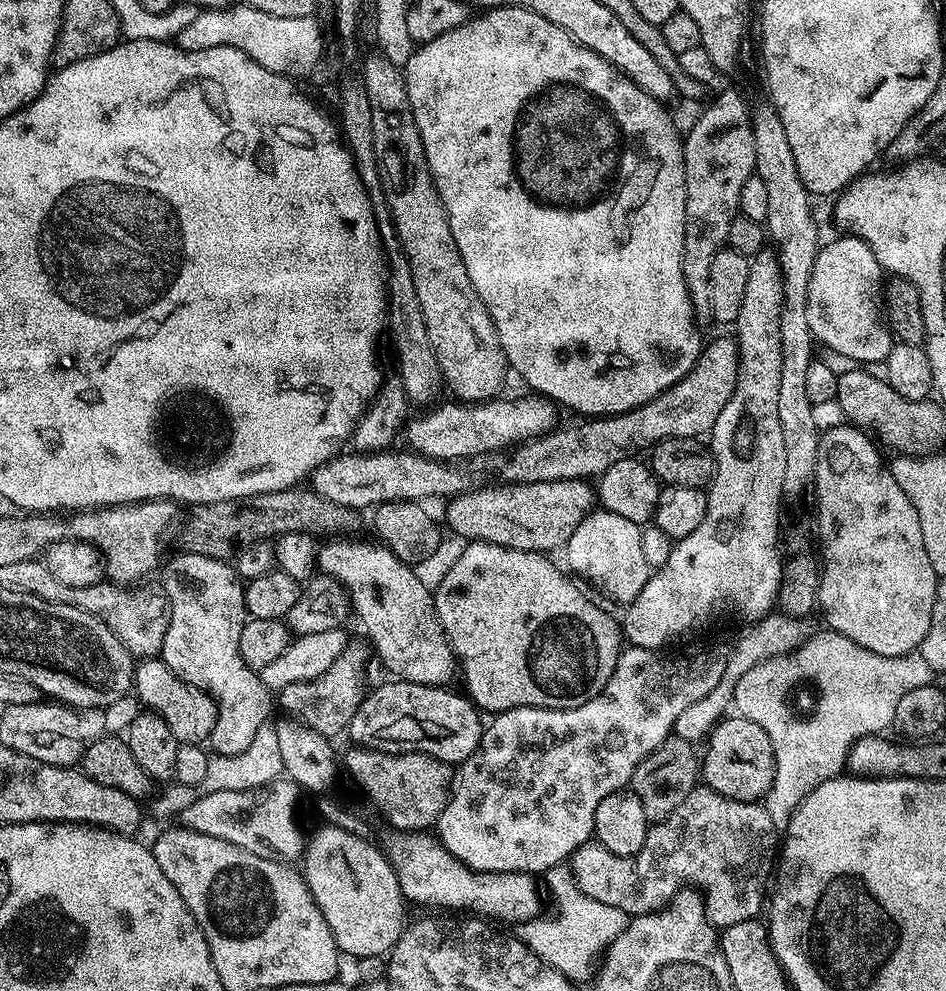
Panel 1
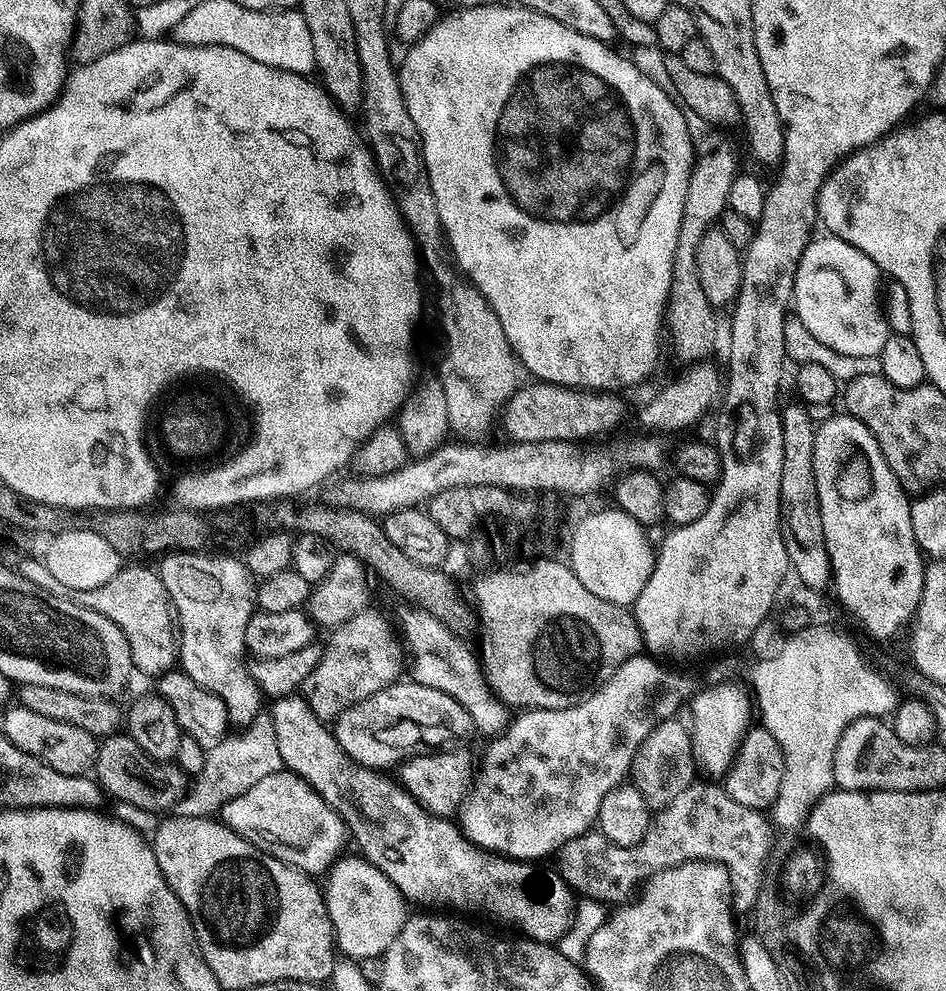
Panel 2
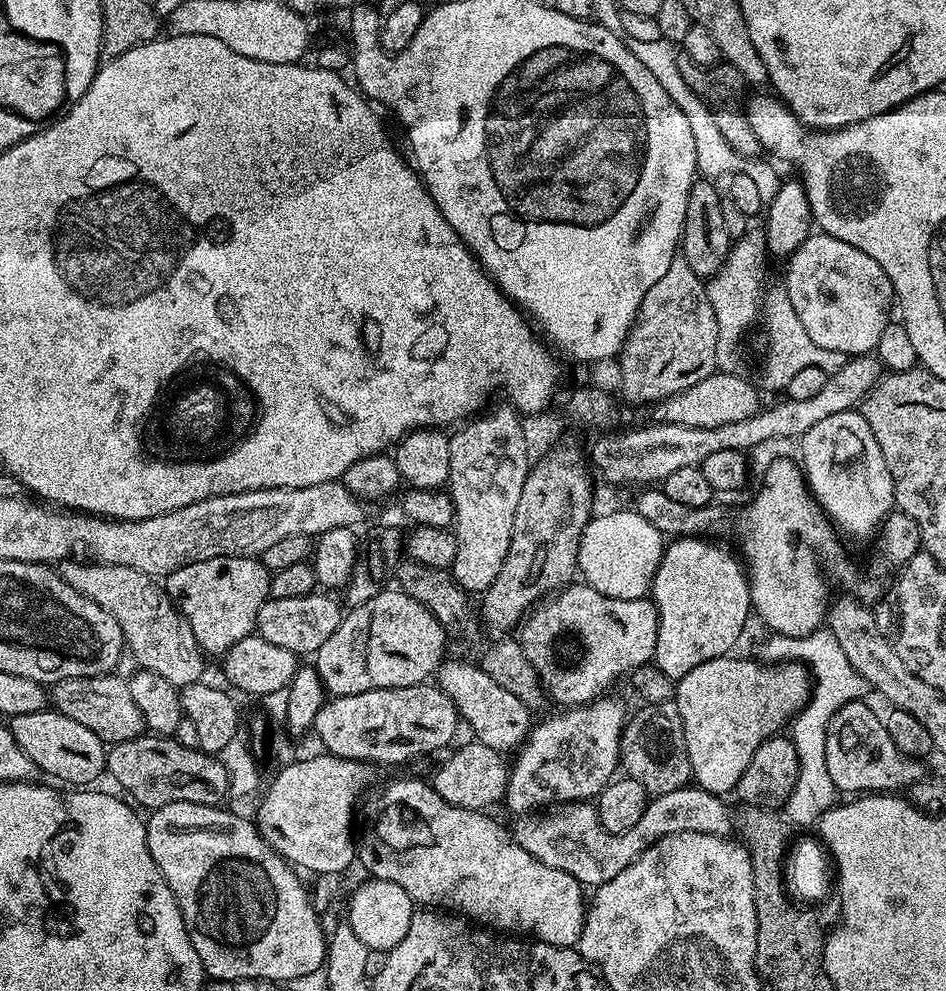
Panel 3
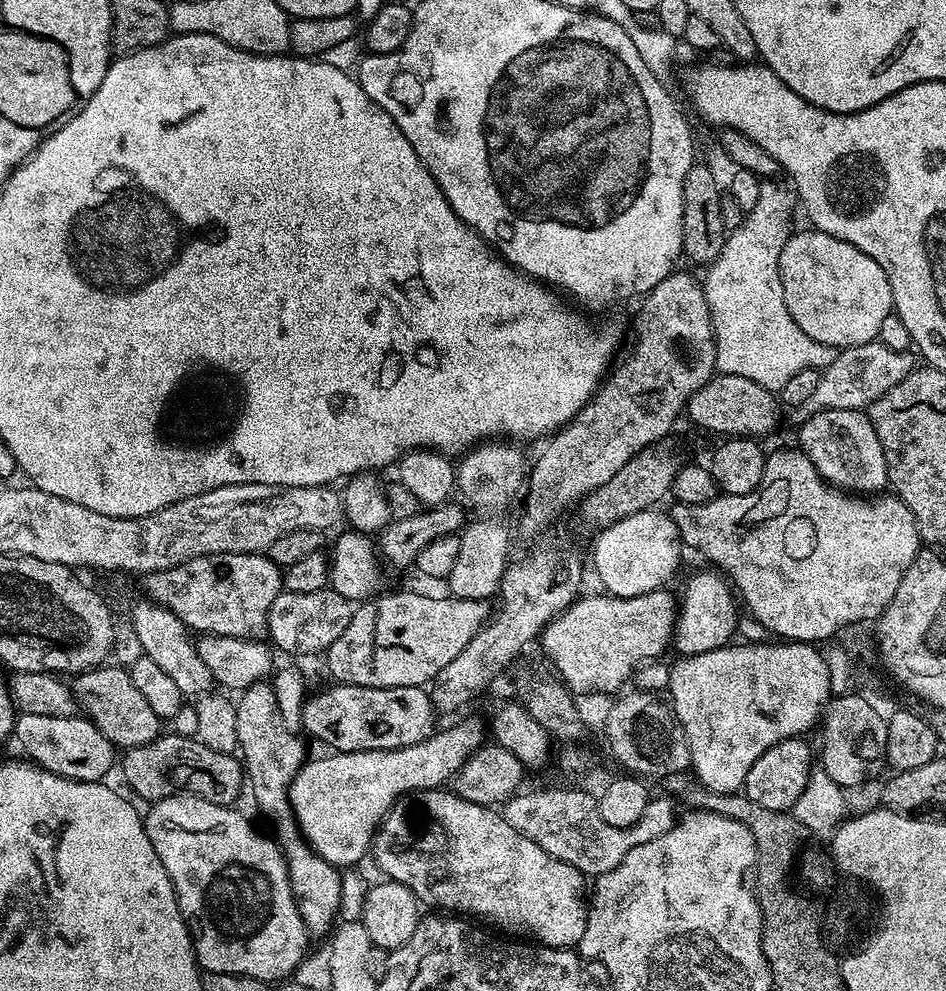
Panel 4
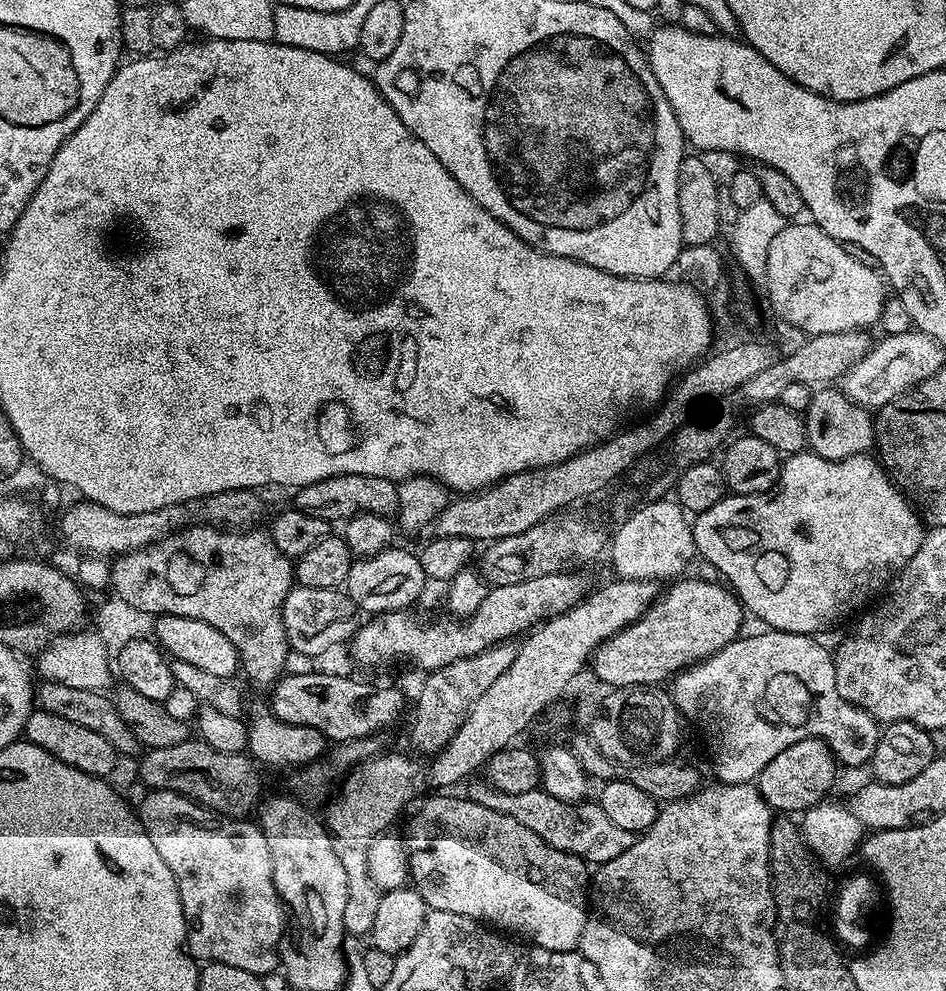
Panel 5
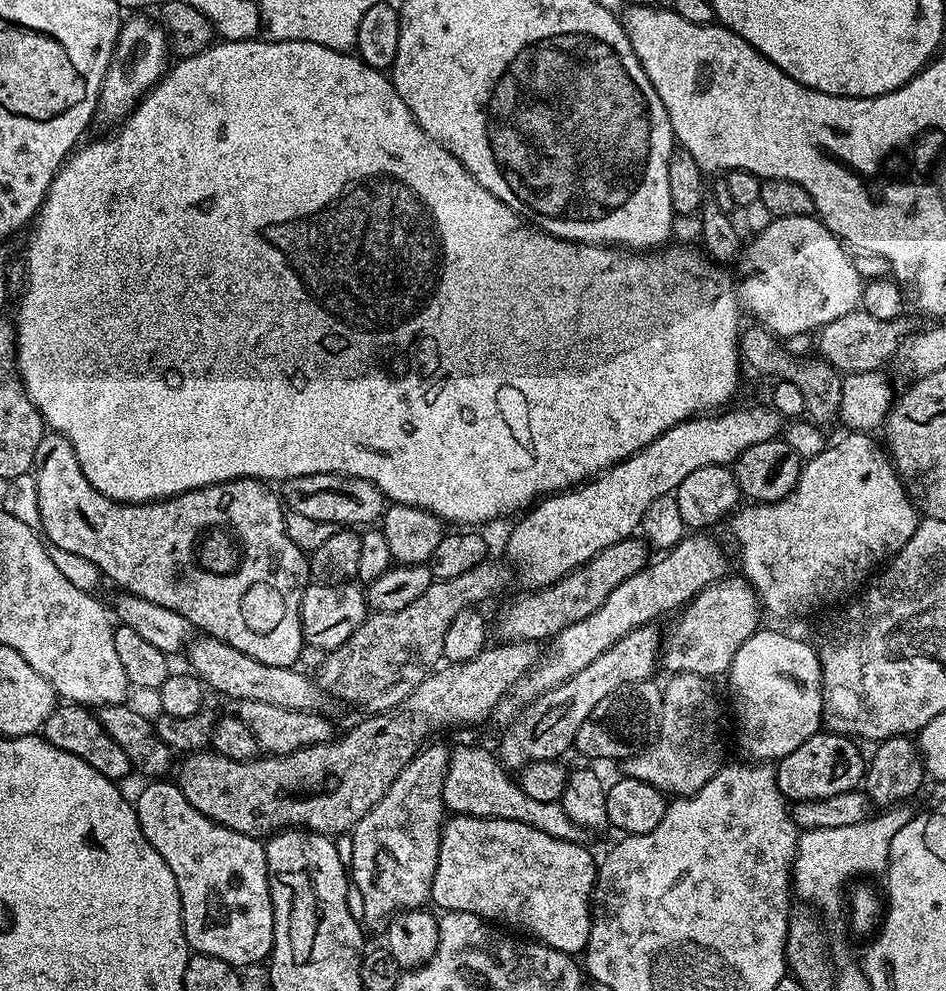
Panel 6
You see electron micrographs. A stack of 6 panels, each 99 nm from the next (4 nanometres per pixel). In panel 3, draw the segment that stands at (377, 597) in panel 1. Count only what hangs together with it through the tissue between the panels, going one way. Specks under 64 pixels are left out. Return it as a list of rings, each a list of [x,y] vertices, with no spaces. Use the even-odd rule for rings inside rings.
[[[445,659],[436,669],[435,683],[450,697],[452,705],[456,707],[459,719],[468,723],[473,732],[475,743],[490,746],[490,750],[504,752],[519,749],[528,739],[534,723],[533,713],[510,690],[502,690],[490,674],[486,674],[475,663],[467,664],[464,660]]]

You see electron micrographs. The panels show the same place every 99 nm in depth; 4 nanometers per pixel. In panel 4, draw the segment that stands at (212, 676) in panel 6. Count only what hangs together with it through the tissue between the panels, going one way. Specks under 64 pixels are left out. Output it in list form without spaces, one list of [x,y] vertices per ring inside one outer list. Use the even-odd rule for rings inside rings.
[[[357,684],[331,685],[321,692],[314,691],[304,701],[303,731],[316,740],[329,744],[336,752],[365,752],[366,750],[394,750],[402,746],[414,746],[432,735],[437,727],[437,713],[434,711],[431,695],[419,688],[372,688]]]

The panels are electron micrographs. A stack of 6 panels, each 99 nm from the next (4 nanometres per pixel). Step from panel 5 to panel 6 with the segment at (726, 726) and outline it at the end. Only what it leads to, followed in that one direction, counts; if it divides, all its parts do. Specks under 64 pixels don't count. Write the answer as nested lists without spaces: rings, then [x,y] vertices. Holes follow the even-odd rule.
[[[758,630],[734,654],[726,681],[732,687],[736,720],[740,723],[740,748],[756,762],[779,762],[806,738],[821,731],[824,690],[820,687],[820,659],[810,643],[784,632]]]

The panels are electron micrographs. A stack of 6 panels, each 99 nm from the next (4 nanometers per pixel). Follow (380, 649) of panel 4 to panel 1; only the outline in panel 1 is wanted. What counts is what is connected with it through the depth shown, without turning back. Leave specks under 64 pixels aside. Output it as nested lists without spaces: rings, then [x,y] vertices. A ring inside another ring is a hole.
[[[345,643],[342,654],[334,662],[334,666],[326,670],[326,674],[318,674],[318,678],[313,680],[294,682],[294,686],[279,689],[279,707],[281,704],[288,711],[285,713],[291,714],[301,724],[318,730],[318,734],[336,738],[339,732],[343,733],[366,695],[364,671],[368,668],[370,648],[367,643],[364,644]]]

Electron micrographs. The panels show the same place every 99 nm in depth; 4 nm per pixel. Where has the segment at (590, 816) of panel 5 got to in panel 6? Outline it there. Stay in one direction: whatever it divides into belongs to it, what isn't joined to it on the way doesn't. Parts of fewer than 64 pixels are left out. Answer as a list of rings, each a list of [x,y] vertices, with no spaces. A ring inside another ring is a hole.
[[[453,747],[444,779],[445,809],[458,816],[491,816],[494,820],[522,822],[526,826],[534,826],[534,830],[542,830],[542,834],[550,834],[550,838],[566,842],[584,844],[587,841],[589,829],[578,826],[578,822],[566,814],[562,805],[530,798],[530,794],[523,792],[519,783],[507,775],[511,776],[499,759],[493,753],[491,756],[486,749]]]

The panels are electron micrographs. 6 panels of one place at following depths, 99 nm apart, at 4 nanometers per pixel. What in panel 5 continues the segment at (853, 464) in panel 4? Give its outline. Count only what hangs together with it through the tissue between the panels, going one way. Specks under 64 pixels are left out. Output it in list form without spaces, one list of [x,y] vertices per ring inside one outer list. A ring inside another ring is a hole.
[[[836,386],[817,387],[803,417],[808,435],[808,448],[827,460],[845,460],[851,456],[865,455],[876,439],[873,413],[861,404],[855,404]]]

